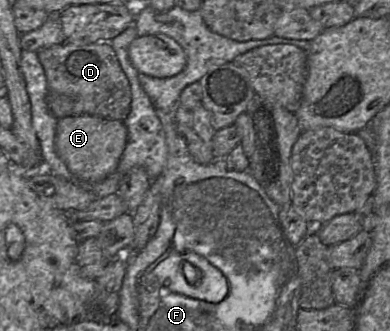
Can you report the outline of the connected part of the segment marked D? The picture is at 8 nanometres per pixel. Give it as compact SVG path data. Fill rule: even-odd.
M66 41L42 48L37 55L45 70L48 92L71 97L76 103L73 113L117 121L128 117L131 87L111 42L84 44Z

